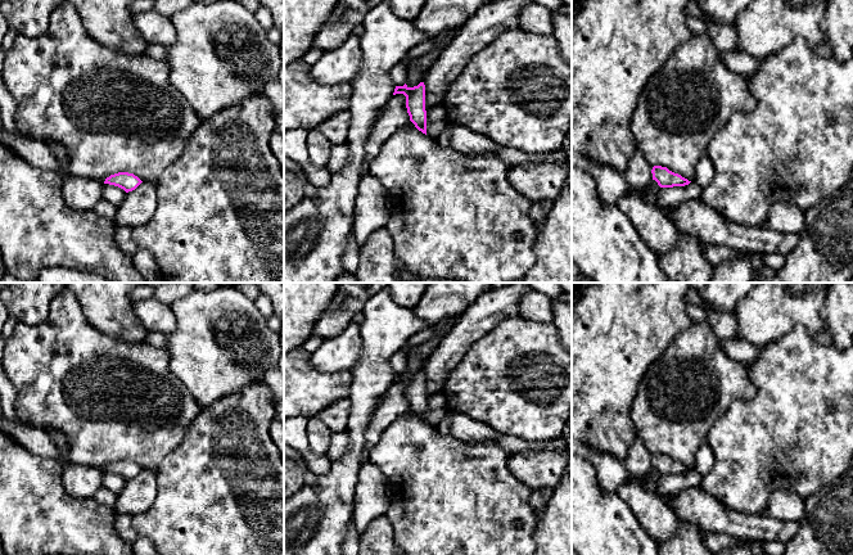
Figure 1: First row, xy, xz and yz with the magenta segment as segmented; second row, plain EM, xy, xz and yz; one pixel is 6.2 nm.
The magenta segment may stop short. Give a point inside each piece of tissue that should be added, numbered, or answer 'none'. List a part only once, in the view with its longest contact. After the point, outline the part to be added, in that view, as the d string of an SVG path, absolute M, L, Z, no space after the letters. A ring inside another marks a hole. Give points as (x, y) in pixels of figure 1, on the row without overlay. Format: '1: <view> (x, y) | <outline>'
none

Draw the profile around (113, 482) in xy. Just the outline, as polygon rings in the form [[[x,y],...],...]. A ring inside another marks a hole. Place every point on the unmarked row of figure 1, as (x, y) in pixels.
[[[103,471],[103,486],[113,493],[119,493],[126,483],[126,479],[118,474]]]

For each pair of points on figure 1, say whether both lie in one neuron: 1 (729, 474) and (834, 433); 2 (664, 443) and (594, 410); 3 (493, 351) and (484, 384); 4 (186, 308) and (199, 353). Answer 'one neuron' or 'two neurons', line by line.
1: one neuron
2: two neurons
3: one neuron
4: one neuron

